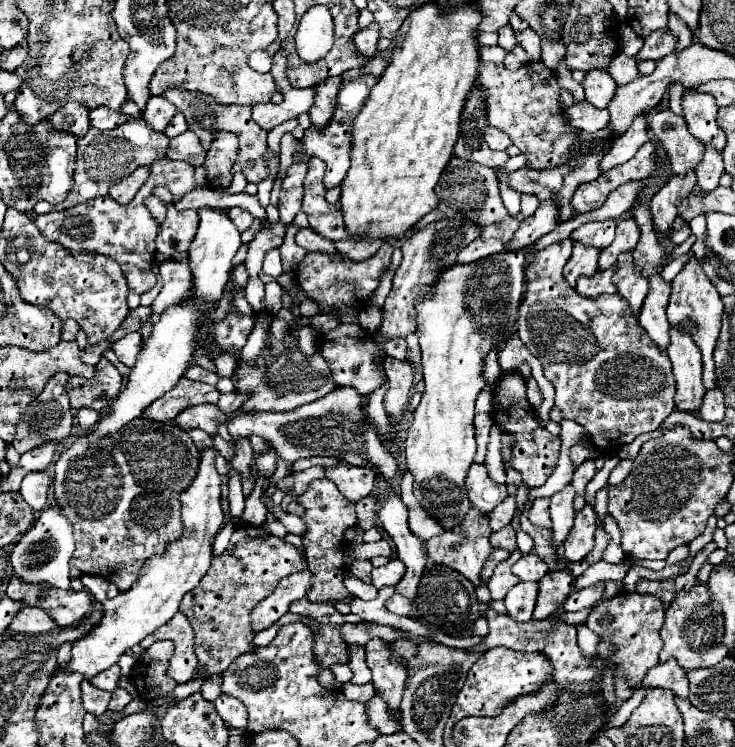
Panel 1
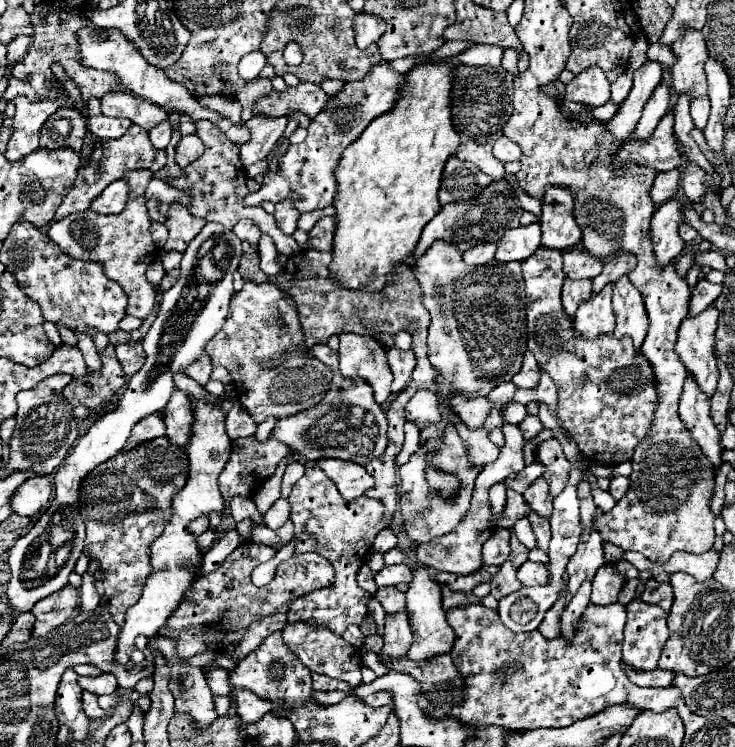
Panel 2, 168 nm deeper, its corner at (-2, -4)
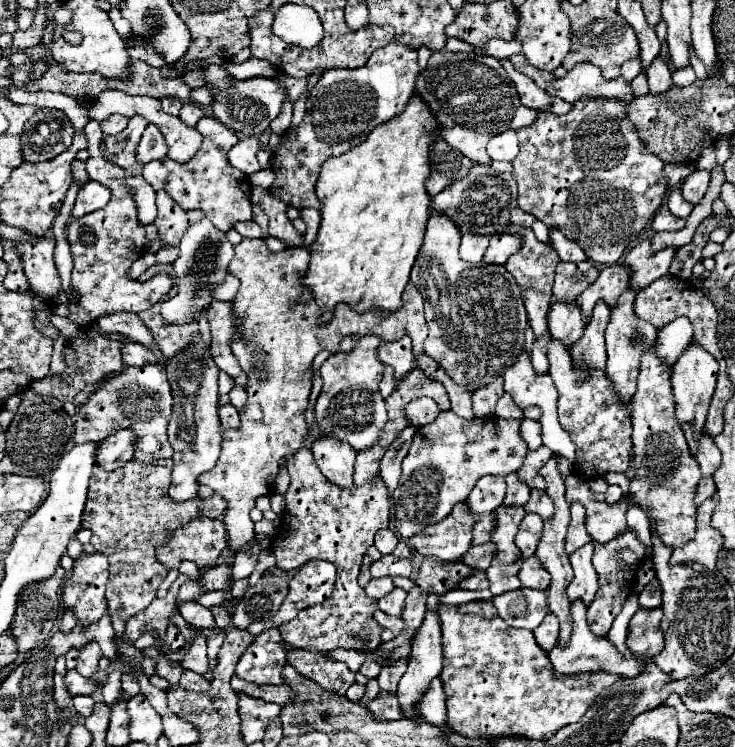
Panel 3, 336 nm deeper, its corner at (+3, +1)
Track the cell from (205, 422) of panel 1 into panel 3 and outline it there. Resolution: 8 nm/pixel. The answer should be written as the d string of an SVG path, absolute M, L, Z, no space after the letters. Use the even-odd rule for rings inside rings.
M160 363L142 365L142 367L126 367L120 375L106 379L96 395L88 399L78 411L74 423L74 443L102 441L120 429L132 429L136 435L134 459L140 463L152 463L156 459L172 457L172 447L168 443L166 427L172 413L172 391L166 379L166 369Z

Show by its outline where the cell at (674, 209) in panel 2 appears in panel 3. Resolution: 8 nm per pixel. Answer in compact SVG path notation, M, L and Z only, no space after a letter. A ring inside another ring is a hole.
M650 237L638 241L624 257L624 267L630 269L630 287L638 293L662 275L668 275L668 267L676 255L676 249L664 249L656 255L650 253Z

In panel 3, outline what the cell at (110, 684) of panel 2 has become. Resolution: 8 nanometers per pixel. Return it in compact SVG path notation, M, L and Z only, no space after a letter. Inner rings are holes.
M68 671L64 677L64 683L70 695L90 695L98 689L98 685L92 679L82 677L78 671Z

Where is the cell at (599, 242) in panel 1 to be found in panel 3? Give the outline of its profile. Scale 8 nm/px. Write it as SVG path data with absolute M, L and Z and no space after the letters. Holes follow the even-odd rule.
M590 259L582 263L558 263L554 281L554 299L560 303L576 303L580 293L596 281L598 269Z

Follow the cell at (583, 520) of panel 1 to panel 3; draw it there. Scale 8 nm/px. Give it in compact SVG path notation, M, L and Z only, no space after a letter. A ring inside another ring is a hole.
M588 543L570 555L574 581L568 585L566 593L570 601L582 601L586 603L586 607L592 603L598 591L598 577L592 567L592 553L594 553L594 543Z

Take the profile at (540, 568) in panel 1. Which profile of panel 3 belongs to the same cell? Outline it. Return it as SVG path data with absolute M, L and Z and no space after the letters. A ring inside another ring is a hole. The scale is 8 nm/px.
M536 557L524 559L518 577L520 577L520 581L522 581L522 587L528 587L528 589L546 591L546 589L548 589L548 583L550 583L548 571L544 571L542 563L540 563Z

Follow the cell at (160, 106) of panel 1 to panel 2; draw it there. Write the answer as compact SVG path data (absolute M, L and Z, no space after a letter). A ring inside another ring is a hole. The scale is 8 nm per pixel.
M169 118L149 130L149 136L151 136L151 142L153 142L155 148L167 148L171 134L173 134L173 124L171 124Z

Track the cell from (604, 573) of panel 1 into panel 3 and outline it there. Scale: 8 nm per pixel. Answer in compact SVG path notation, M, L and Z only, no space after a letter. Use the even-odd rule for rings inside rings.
M572 603L570 607L572 611L572 637L570 643L566 647L554 647L548 657L552 661L552 669L556 671L556 675L578 675L578 673L588 673L588 671L608 671L608 673L616 673L620 677L636 677L642 669L644 663L638 659L624 659L618 649L608 641L608 639L596 639L592 635L592 631L588 629L586 623L586 609L584 603Z

